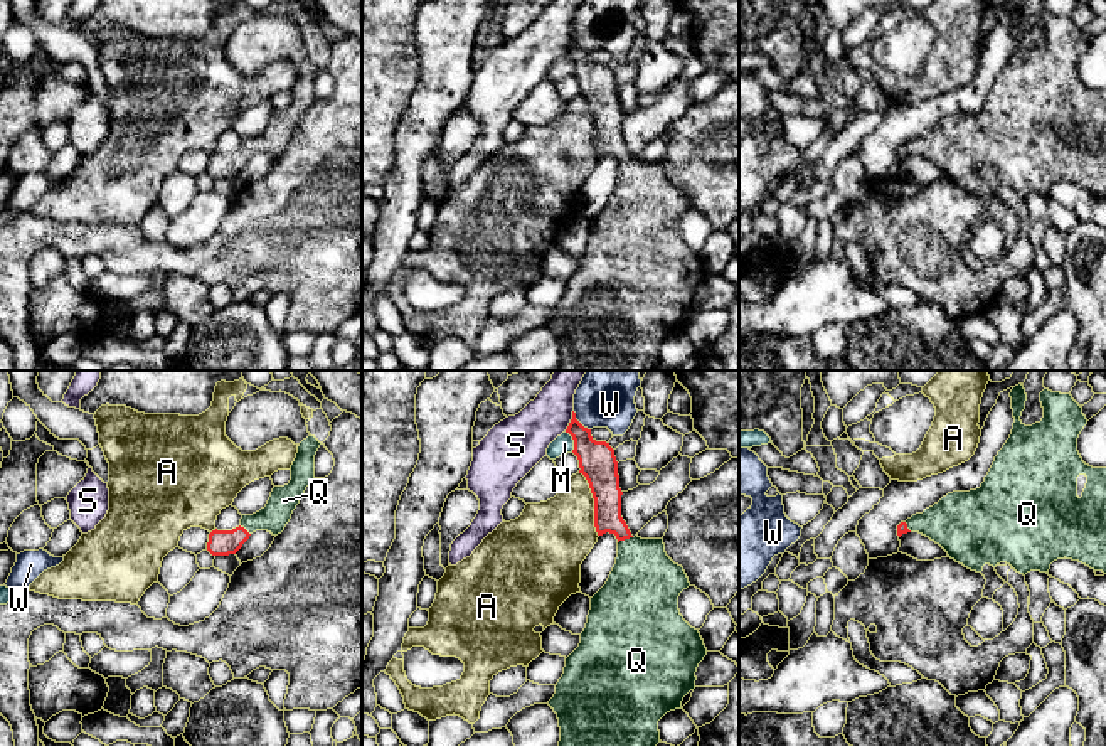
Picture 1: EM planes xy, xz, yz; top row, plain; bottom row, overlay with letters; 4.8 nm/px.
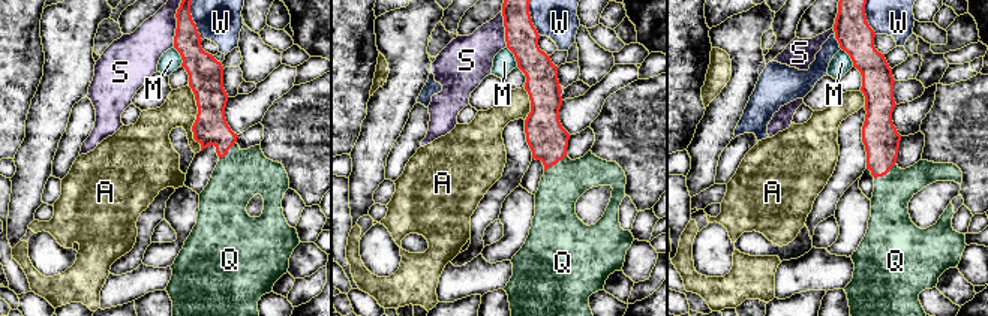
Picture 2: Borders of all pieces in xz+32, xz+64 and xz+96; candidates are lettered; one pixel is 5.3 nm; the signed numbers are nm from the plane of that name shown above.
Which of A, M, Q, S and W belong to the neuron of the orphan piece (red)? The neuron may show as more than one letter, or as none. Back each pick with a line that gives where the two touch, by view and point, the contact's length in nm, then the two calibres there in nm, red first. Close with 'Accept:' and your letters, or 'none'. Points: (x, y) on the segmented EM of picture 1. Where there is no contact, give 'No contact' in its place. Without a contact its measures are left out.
Q: Touches red at xz (625, 538). Shared border 80 nm. Thickness 140 nm (red) against 340 nm
Accept: Q

